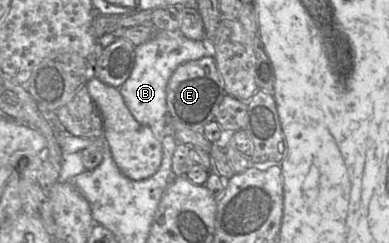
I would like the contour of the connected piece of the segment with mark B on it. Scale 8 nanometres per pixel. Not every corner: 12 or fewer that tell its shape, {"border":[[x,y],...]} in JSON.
{"border":[[156,30],[135,46],[119,89],[133,117],[162,141],[168,81],[211,43]]}

